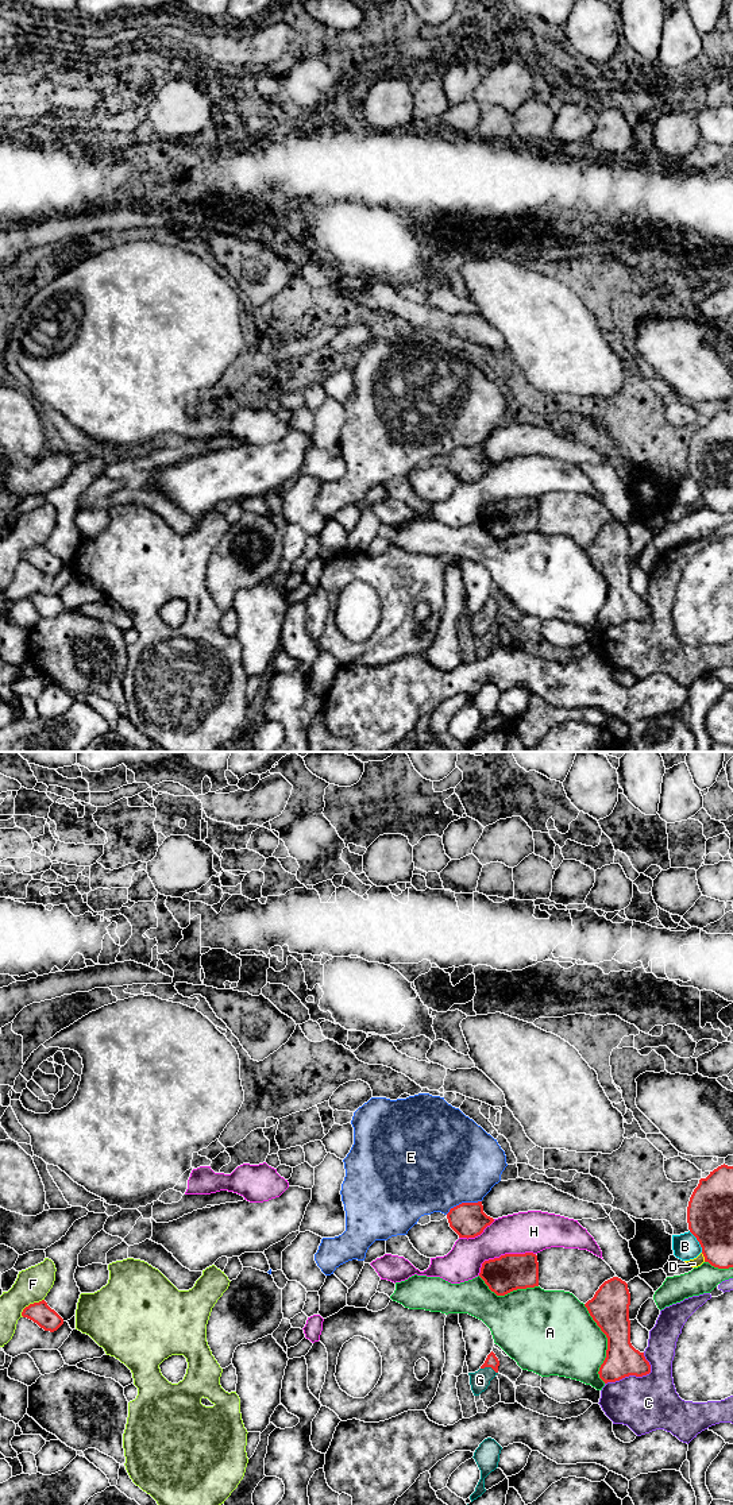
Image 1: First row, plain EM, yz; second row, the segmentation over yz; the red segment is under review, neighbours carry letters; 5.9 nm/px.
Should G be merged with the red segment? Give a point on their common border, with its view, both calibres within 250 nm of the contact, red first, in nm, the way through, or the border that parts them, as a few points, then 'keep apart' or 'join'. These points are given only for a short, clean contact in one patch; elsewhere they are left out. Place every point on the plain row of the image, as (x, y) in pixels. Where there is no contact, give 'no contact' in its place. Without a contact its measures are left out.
meets red in yz at (489, 610); 80 nm thick on the red side, 120 nm on the other; join

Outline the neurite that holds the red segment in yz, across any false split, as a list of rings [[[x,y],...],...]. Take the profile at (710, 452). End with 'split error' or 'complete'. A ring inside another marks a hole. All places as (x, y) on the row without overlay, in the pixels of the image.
[[[724,408],[699,424],[688,445],[687,467],[702,491],[705,506],[718,513],[733,512],[733,410]]]; complete

